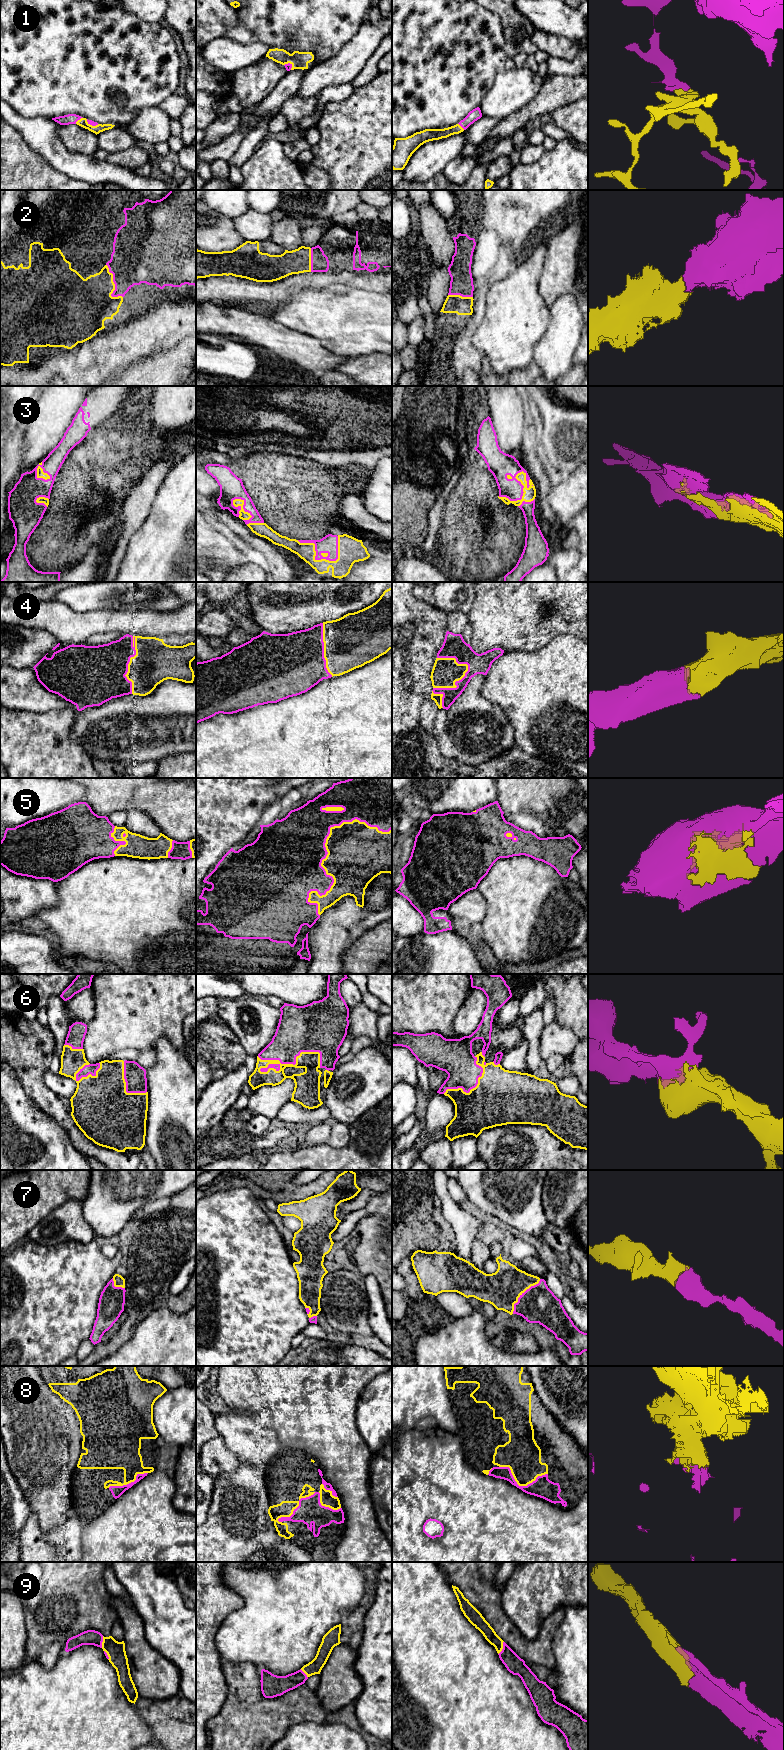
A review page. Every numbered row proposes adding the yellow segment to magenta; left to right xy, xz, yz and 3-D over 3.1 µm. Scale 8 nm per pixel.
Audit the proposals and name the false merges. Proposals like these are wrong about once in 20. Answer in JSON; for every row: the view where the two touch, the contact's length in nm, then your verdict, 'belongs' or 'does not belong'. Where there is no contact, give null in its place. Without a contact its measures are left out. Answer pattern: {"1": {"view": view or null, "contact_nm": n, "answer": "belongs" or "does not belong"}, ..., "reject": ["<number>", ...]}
{"1": {"view": "xy", "contact_nm": 80, "answer": "belongs"}, "2": {"view": "xy", "contact_nm": 300, "answer": "belongs"}, "3": {"view": "xz", "contact_nm": 360, "answer": "belongs"}, "4": {"view": "yz", "contact_nm": 340, "answer": "belongs"}, "5": {"view": "xz", "contact_nm": 900, "answer": "belongs"}, "6": {"view": "xz", "contact_nm": 500, "answer": "belongs"}, "7": {"view": "yz", "contact_nm": 360, "answer": "belongs"}, "8": {"view": "yz", "contact_nm": 400, "answer": "does not belong"}, "9": {"view": "yz", "contact_nm": 120, "answer": "belongs"}, "reject": ["8"]}

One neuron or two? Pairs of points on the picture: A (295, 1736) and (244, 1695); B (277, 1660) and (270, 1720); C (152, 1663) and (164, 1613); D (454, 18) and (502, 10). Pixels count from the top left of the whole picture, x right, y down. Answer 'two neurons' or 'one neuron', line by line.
A: two neurons
B: two neurons
C: two neurons
D: two neurons

